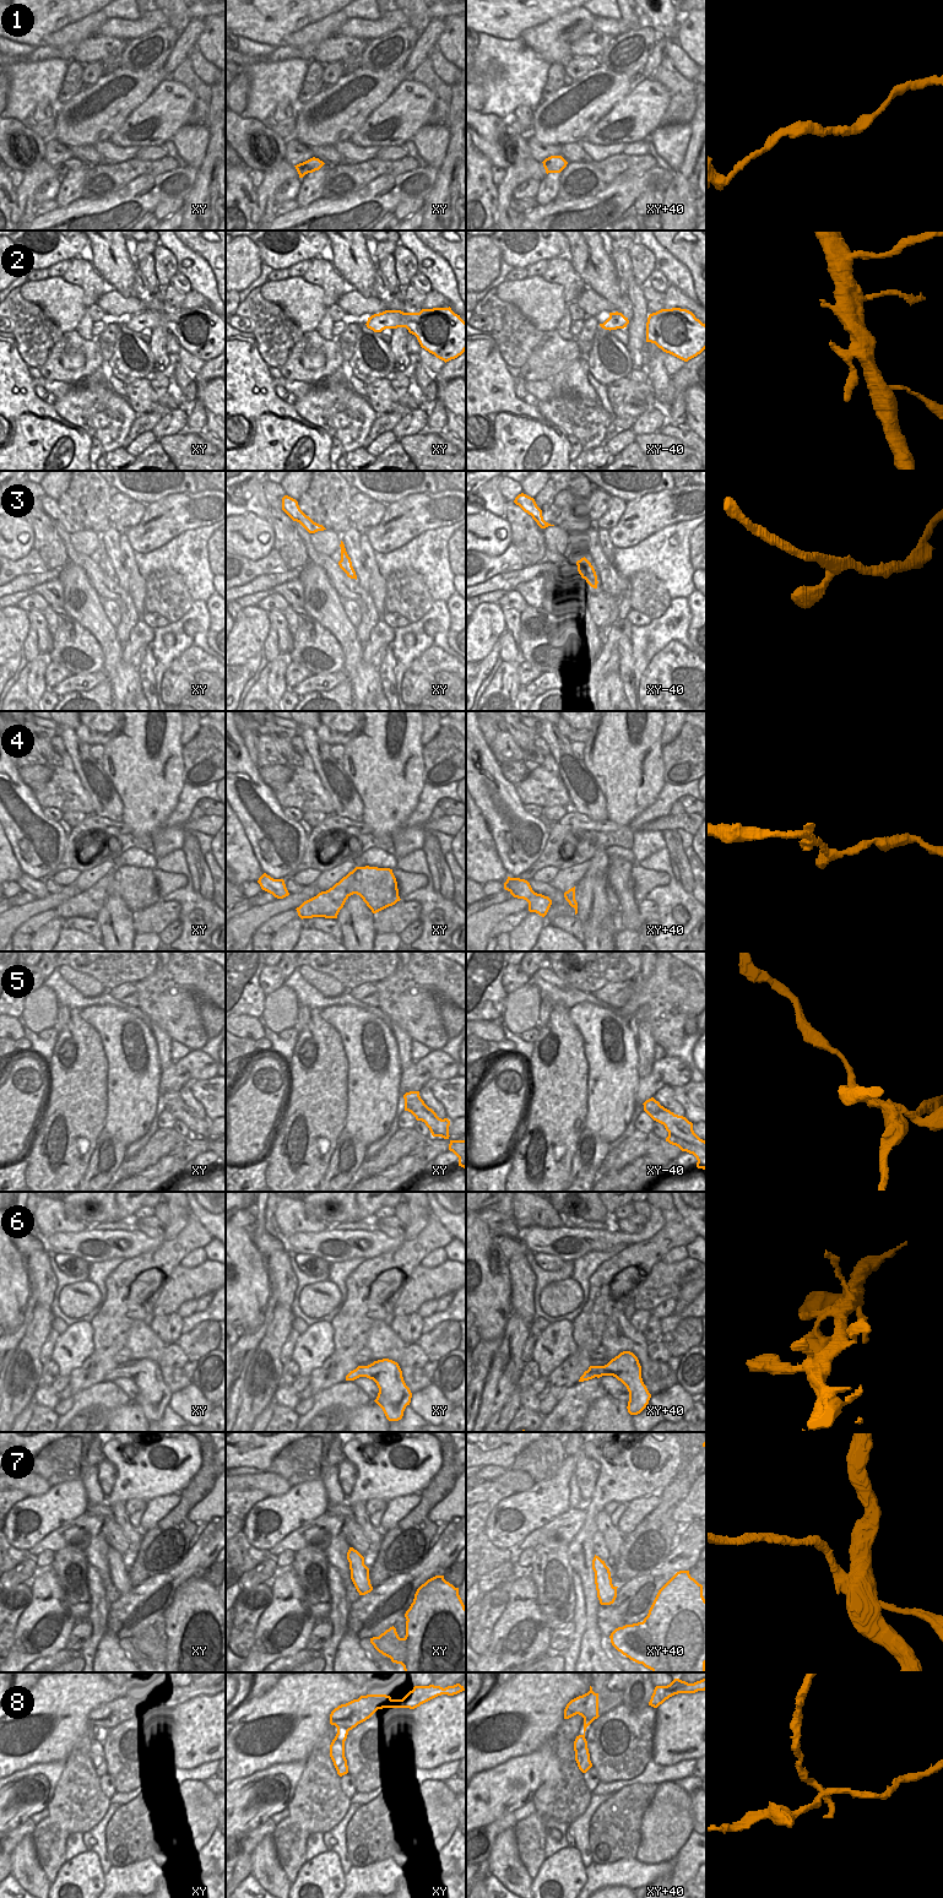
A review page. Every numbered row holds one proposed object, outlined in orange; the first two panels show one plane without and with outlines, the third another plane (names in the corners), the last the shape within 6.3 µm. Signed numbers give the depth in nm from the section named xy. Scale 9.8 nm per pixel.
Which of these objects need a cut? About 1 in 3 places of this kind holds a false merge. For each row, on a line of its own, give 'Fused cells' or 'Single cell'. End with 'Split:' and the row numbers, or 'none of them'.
1: Single cell
2: Fused cells
3: Single cell
4: Single cell
5: Fused cells
6: Single cell
7: Fused cells
8: Fused cells
Split: 2, 5, 7, 8.

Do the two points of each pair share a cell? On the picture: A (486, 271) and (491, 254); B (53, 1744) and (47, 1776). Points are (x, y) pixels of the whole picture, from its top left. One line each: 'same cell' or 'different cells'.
A: same cell
B: different cells

